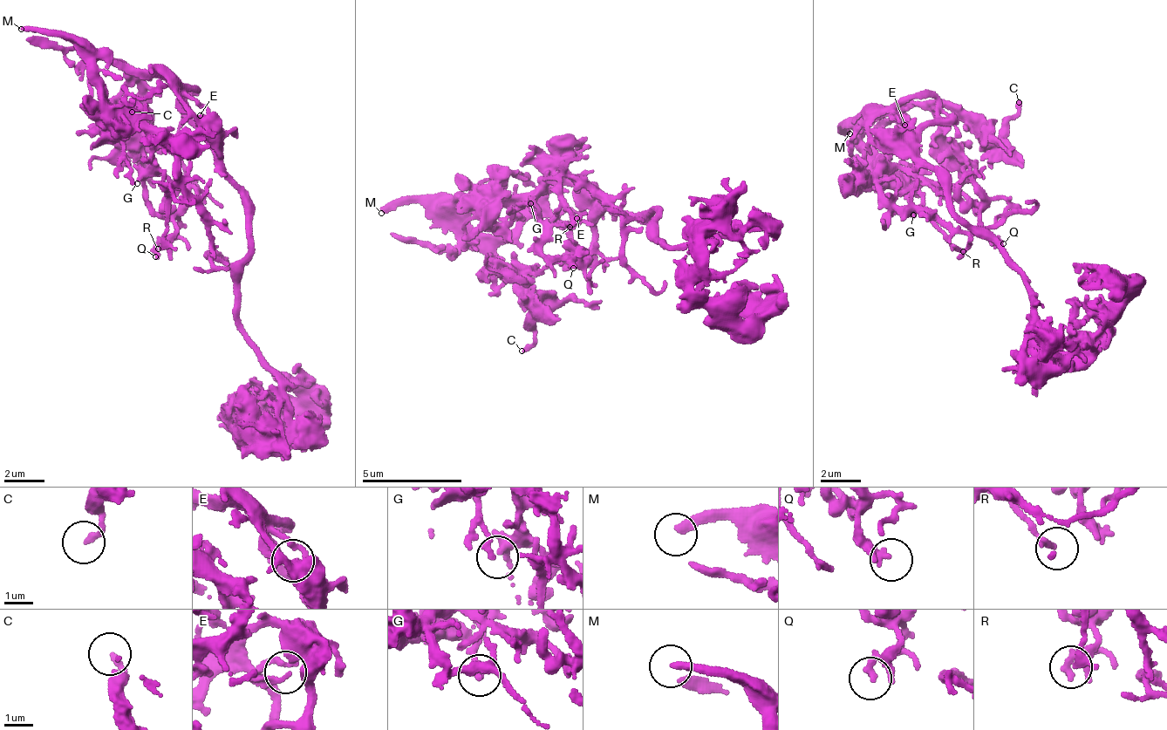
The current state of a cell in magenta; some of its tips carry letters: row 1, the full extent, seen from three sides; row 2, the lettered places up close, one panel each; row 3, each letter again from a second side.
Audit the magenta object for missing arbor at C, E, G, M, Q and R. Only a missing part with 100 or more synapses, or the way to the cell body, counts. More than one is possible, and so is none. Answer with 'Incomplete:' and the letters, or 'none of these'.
Incomplete: M

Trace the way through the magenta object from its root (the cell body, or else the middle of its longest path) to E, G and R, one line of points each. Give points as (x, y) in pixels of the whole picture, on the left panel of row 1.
E: (214, 249), (216, 239), (201, 204), (218, 173), (218, 160), (179, 87), (188, 107), (200, 115)
G: (214, 249), (174, 151), (159, 136), (126, 126), (119, 129), (121, 156), (137, 183)
R: (214, 249), (215, 245), (213, 236), (193, 201), (172, 193), (165, 241), (158, 249)

